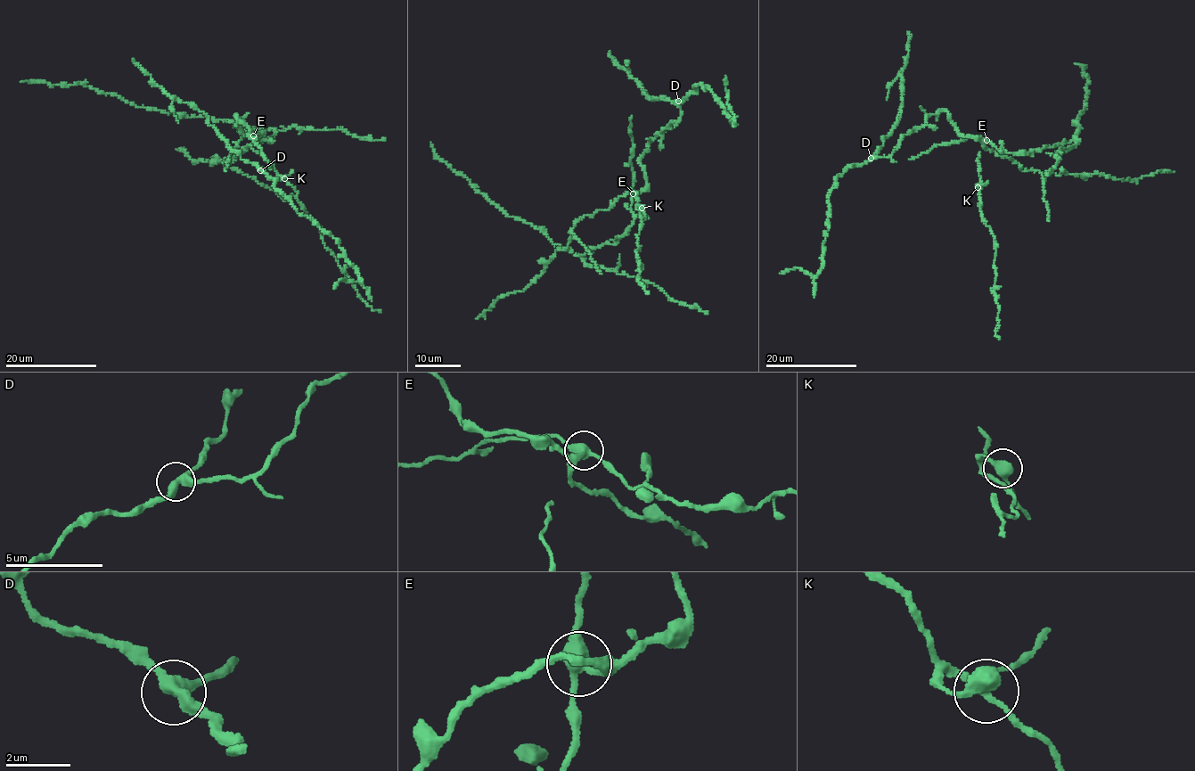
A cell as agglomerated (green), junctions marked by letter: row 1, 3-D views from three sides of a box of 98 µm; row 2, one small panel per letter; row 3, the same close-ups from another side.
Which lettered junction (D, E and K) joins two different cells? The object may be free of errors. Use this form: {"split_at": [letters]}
{"split_at": ["E"]}

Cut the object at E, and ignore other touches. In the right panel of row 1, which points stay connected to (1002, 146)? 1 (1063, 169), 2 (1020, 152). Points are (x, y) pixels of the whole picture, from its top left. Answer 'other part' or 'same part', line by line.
1: other part
2: same part

